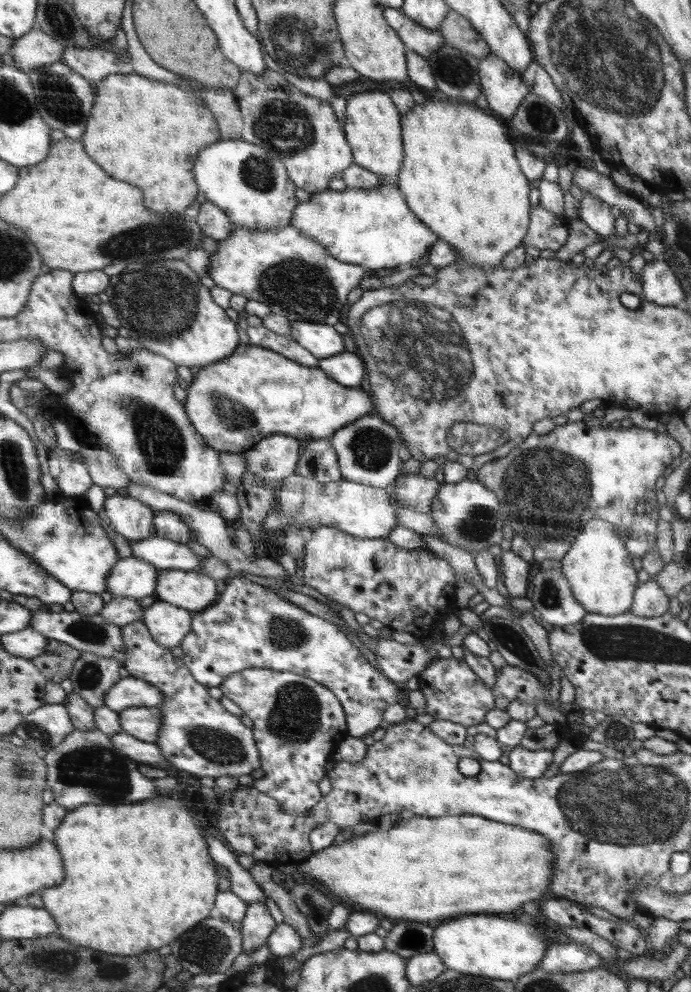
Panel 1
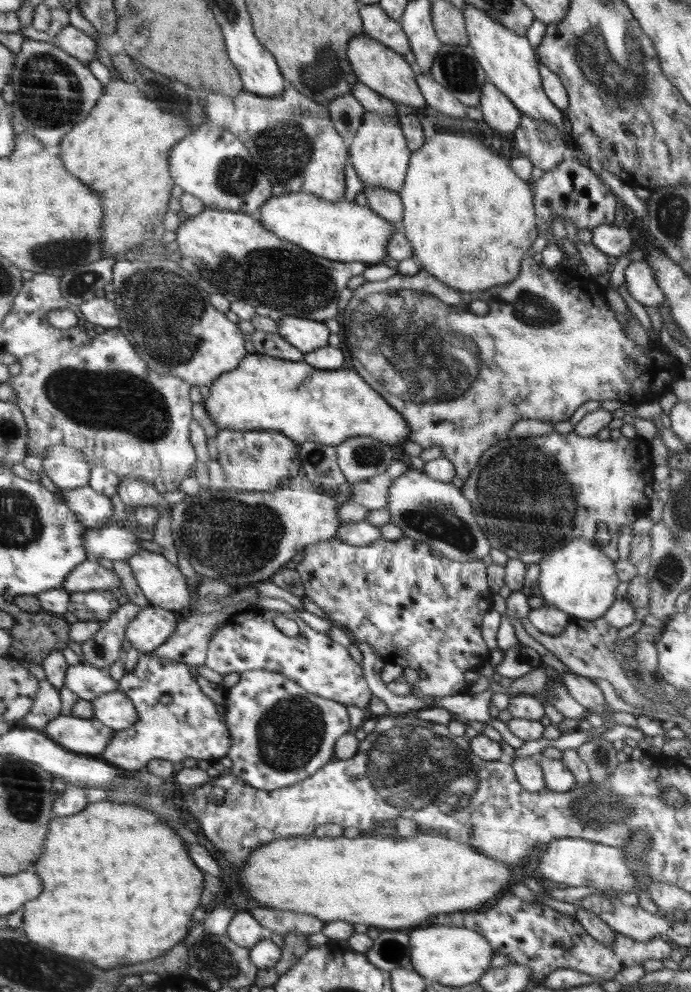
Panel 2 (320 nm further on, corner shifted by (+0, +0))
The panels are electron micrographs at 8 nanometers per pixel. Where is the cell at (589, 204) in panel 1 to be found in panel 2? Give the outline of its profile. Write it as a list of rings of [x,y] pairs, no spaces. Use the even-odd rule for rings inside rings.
[[[602,224],[593,228],[591,243],[608,256],[620,257],[630,252],[632,236],[628,225]]]

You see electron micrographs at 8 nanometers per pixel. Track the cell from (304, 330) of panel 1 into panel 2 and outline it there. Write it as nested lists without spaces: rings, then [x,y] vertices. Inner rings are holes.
[[[283,316],[277,321],[277,333],[282,339],[303,353],[329,345],[330,331],[323,321],[297,316]]]

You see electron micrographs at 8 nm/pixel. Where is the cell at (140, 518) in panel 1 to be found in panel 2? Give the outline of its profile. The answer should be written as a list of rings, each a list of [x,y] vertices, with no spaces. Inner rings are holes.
[[[90,485],[71,489],[61,489],[60,496],[75,513],[88,524],[88,529],[103,527],[110,523],[113,504],[109,496],[96,492]]]

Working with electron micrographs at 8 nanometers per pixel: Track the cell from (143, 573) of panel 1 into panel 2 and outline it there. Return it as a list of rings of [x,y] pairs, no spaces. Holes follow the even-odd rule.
[[[86,559],[66,576],[61,587],[72,592],[99,590],[122,591],[122,584],[114,570],[102,567],[97,559]]]

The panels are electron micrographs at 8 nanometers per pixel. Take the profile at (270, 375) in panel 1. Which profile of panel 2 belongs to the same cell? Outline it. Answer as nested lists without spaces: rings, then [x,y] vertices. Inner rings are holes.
[[[249,354],[247,358],[243,360],[243,363],[239,365],[235,369],[235,371],[229,371],[224,373],[215,381],[212,386],[210,386],[210,392],[207,400],[203,401],[204,408],[206,408],[206,414],[208,414],[208,418],[212,419],[215,422],[215,425],[219,429],[226,430],[237,430],[237,431],[276,431],[284,433],[284,436],[291,437],[292,440],[299,440],[301,444],[316,441],[322,442],[322,444],[326,444],[328,446],[335,446],[346,442],[348,439],[352,439],[355,436],[371,436],[376,440],[381,440],[386,444],[391,446],[402,447],[409,438],[411,434],[410,426],[407,424],[407,420],[403,418],[402,414],[392,408],[390,404],[387,404],[387,401],[384,400],[382,396],[378,392],[367,384],[366,381],[363,380],[362,377],[359,376],[354,370],[323,370],[316,369],[315,366],[307,364],[306,361],[290,361],[290,360],[281,360],[276,359],[275,357],[265,356],[264,354]]]

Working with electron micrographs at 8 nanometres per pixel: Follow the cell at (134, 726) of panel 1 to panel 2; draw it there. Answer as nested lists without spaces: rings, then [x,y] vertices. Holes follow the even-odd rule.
[[[112,691],[91,700],[93,718],[116,731],[127,730],[139,720],[138,710],[131,697],[122,691]]]

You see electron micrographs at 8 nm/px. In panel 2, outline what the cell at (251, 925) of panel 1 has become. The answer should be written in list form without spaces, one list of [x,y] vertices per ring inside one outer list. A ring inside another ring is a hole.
[[[239,911],[231,918],[227,931],[225,932],[236,945],[248,950],[259,944],[267,936],[267,931],[248,912]]]

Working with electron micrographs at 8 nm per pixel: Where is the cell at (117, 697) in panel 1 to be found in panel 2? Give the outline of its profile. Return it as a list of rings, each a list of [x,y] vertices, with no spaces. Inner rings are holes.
[[[78,663],[70,665],[65,672],[65,687],[87,701],[97,696],[117,690],[118,683],[110,675],[102,672],[101,668]]]

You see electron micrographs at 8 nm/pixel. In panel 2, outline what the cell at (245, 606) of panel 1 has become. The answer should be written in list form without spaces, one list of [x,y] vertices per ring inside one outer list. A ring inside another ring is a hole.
[[[274,610],[236,613],[222,629],[212,635],[207,646],[205,666],[221,675],[259,669],[278,672],[296,681],[306,692],[365,710],[372,692],[366,686],[363,665],[356,664],[350,658],[346,647],[332,642],[326,634],[316,632],[298,616],[291,617],[299,626],[299,633],[296,636],[282,634],[274,624],[274,618],[279,615]]]

